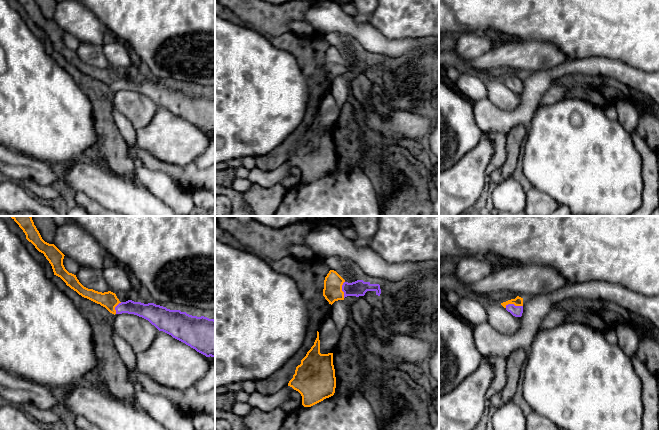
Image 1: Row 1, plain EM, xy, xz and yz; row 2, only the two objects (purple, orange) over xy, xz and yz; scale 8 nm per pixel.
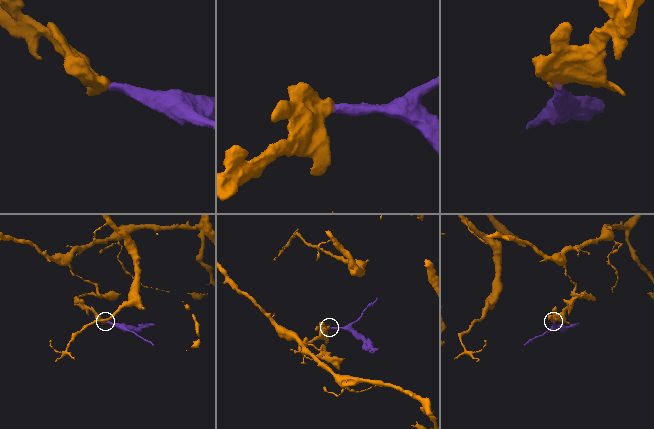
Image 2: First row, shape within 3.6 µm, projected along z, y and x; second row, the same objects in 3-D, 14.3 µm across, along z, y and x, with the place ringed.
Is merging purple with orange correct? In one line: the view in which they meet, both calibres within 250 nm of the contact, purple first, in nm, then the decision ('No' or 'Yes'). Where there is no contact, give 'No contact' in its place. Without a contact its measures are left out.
Touches purple in yz. Thickness 90 nm (purple) against 80 nm. Yes

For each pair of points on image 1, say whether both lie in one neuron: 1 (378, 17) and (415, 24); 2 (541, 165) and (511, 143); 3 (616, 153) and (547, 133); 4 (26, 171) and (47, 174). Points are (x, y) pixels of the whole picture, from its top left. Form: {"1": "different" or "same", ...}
{"1": "same", "2": "different", "3": "same", "4": "same"}

